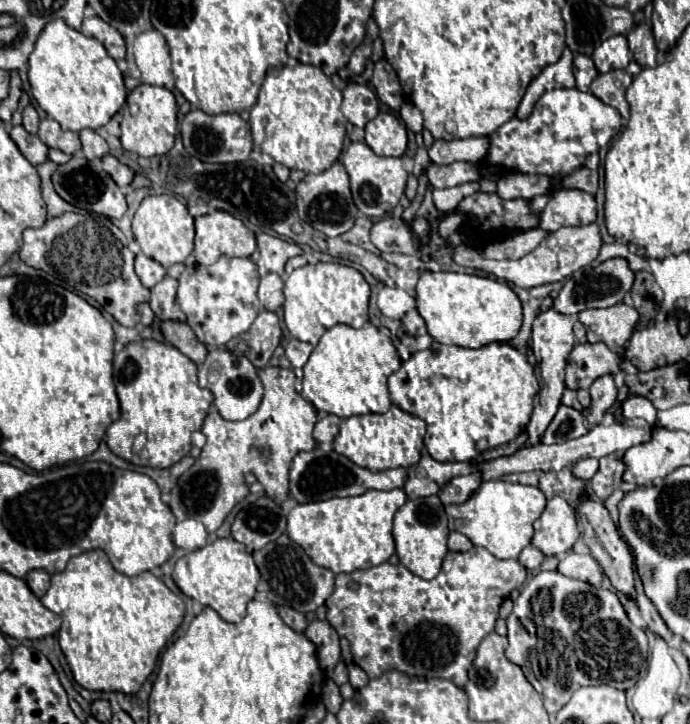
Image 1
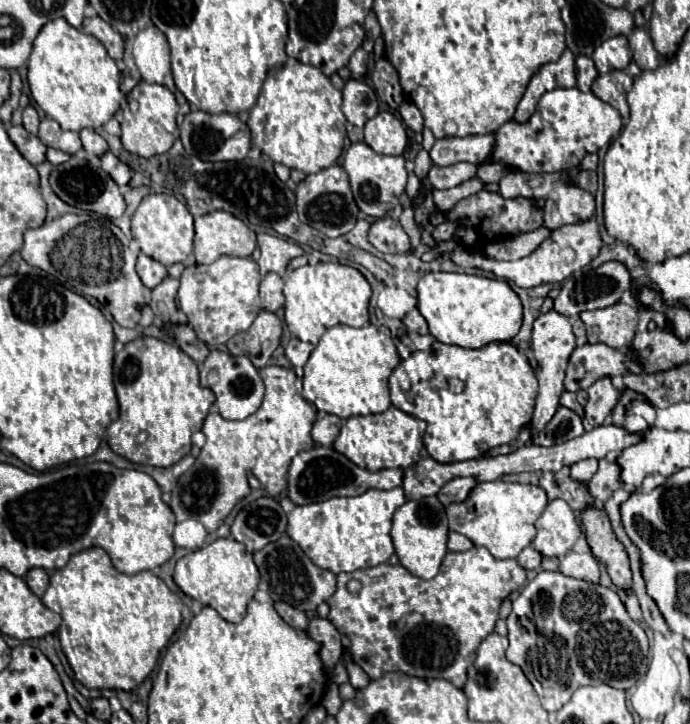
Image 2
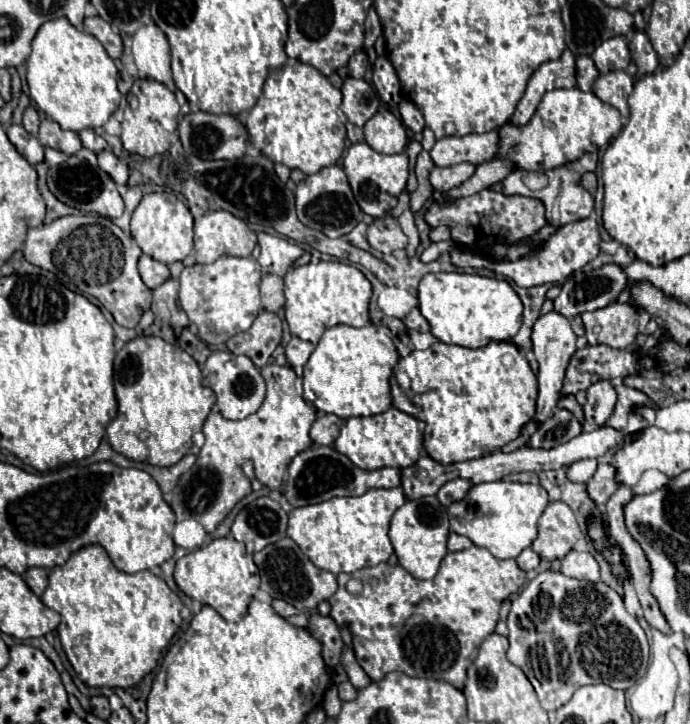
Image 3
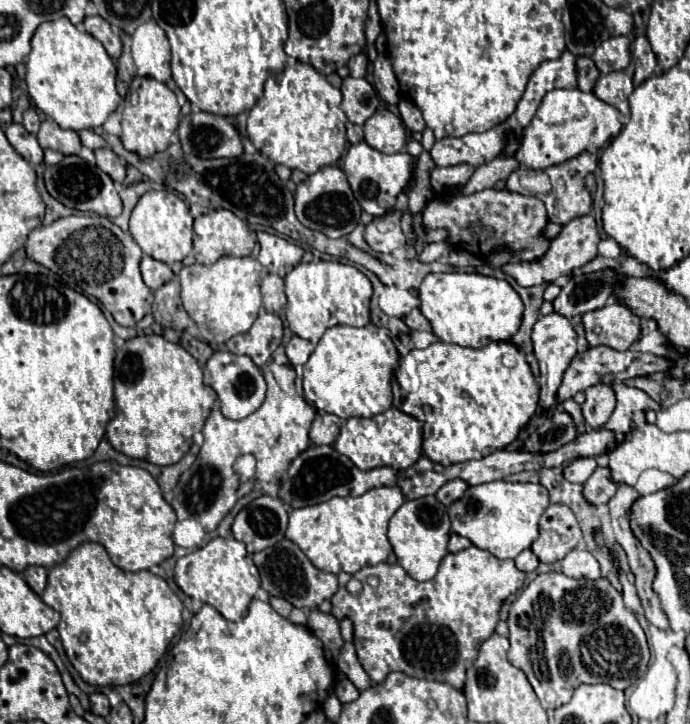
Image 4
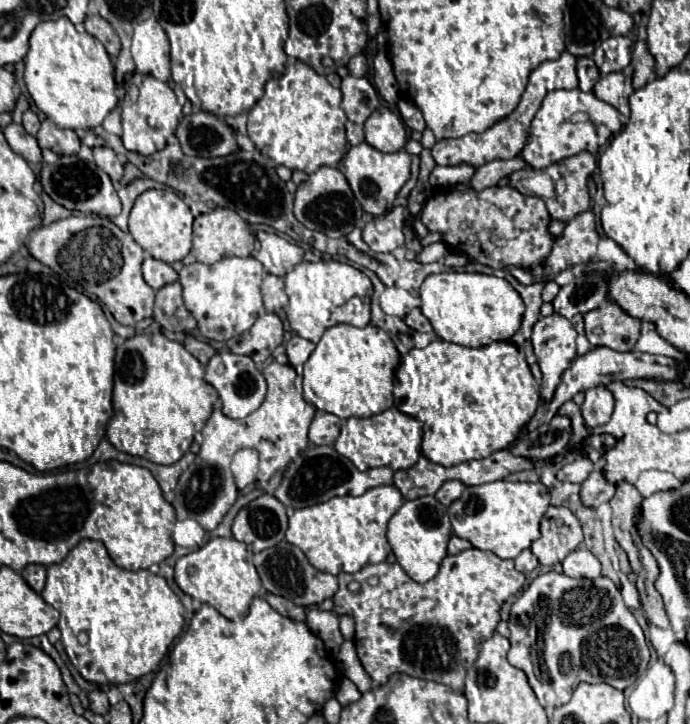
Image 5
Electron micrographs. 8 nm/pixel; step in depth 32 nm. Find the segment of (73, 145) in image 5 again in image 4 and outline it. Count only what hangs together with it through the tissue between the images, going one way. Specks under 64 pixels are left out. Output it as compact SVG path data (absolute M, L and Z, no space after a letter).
M44 120L42 126L40 126L40 132L38 132L38 142L42 148L50 148L50 150L56 150L56 152L62 152L66 156L70 154L78 154L82 144L80 144L80 138L78 138L78 132L74 130L62 130L54 120Z

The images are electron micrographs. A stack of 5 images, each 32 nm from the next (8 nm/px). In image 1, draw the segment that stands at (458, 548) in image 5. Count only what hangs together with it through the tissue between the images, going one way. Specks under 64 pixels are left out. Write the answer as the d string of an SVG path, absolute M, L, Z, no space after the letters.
M450 532L448 548L454 550L454 552L468 552L468 550L472 550L474 546L472 546L472 542L470 542L464 534L460 534L460 532Z

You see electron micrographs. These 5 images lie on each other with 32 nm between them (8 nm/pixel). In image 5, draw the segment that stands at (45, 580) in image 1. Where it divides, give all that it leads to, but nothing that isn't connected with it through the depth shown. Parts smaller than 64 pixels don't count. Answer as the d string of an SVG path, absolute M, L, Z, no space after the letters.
M30 564L30 566L26 566L20 574L24 576L24 580L30 584L30 588L32 588L34 592L40 594L40 592L44 590L44 584L46 584L46 566Z

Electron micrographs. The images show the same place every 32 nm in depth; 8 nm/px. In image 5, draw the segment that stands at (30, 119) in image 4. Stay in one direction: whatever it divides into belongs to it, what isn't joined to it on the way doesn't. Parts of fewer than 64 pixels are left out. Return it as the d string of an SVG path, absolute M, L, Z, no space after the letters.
M26 110L24 112L24 128L34 136L36 132L38 132L38 128L40 128L40 120L38 120L38 116L36 116L36 112L32 112L32 110Z

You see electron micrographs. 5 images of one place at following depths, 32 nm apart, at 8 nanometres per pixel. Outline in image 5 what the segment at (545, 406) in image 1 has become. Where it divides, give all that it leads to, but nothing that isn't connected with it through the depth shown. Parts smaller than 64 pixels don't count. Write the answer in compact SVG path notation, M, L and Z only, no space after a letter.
M560 314L542 316L534 324L532 344L542 370L542 400L548 402L560 384L560 376L576 356L576 330Z

